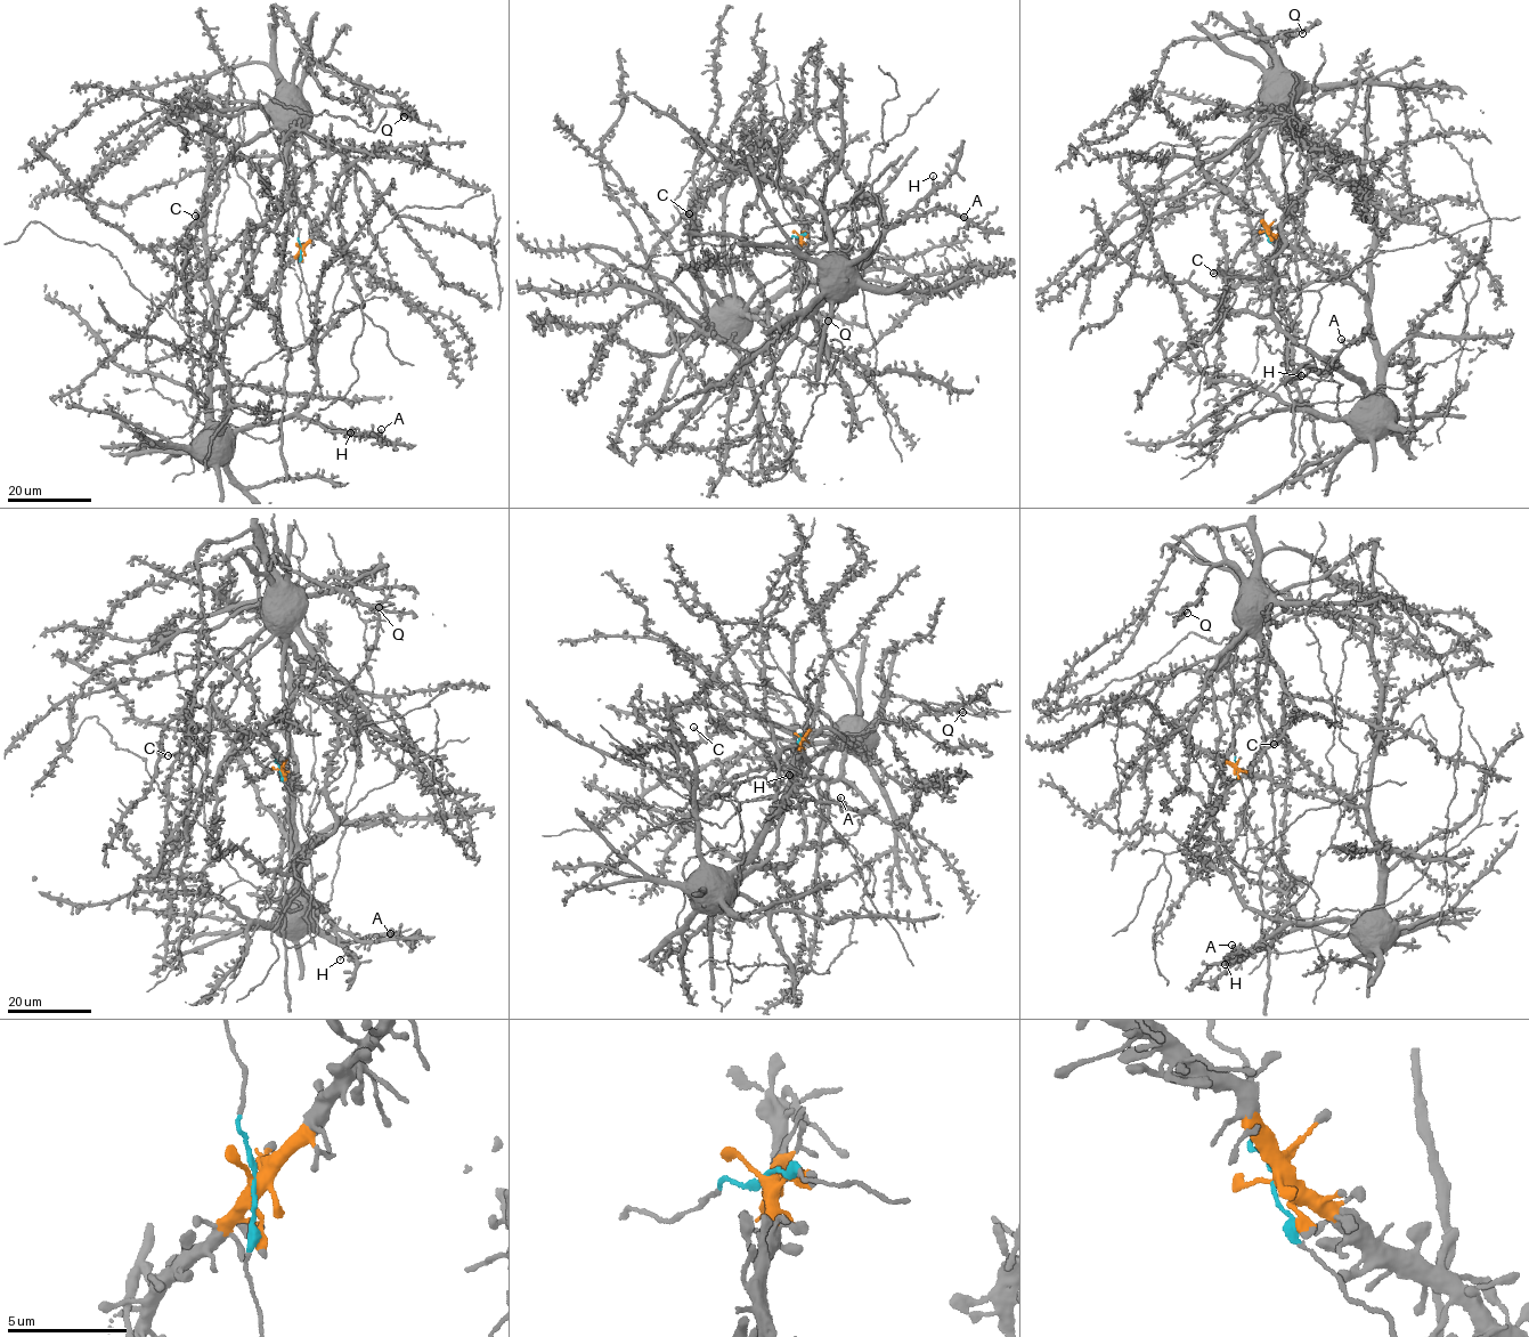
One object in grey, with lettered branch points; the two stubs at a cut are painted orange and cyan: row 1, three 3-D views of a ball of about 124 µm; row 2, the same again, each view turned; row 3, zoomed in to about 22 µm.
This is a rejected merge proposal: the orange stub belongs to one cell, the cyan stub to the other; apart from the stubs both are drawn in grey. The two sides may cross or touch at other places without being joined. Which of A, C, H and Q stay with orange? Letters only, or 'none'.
A, H

